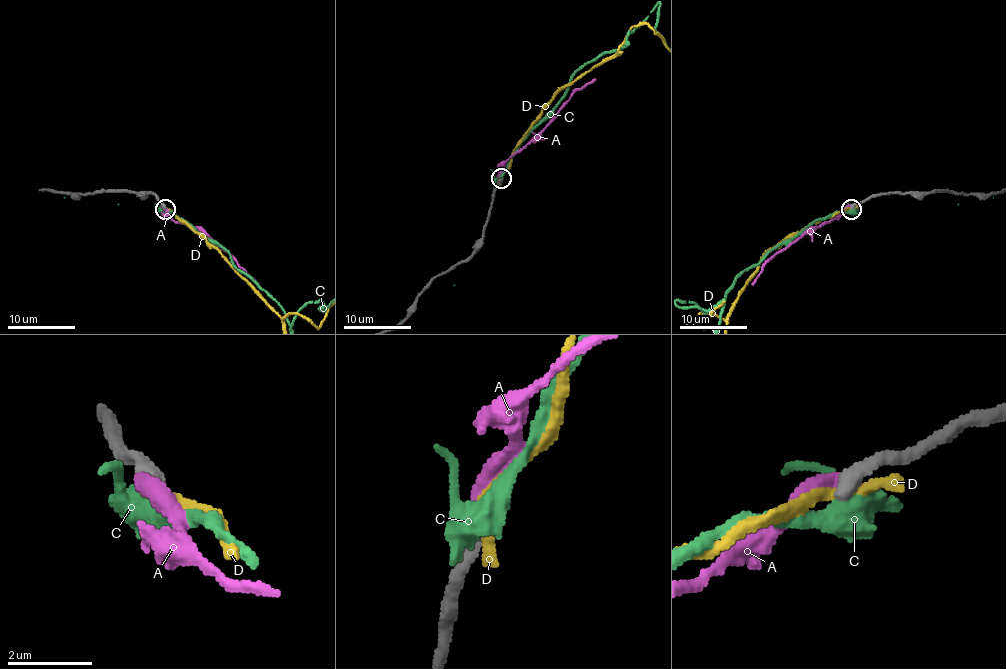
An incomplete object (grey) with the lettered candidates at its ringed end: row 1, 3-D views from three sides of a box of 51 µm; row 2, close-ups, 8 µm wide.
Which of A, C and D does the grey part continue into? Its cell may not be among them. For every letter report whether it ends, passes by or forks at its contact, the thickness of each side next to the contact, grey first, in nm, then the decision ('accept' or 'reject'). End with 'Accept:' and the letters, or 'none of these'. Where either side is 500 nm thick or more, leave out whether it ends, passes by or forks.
A: it ends there; 460 nm thick on the grey side, 360 nm on the other; reject
C: it forks there; 440 nm thick on the grey side, 440 nm on the other; reject
D: it passes by; 460 nm thick on the grey side, 240 nm on the other; reject
Accept: none of these

